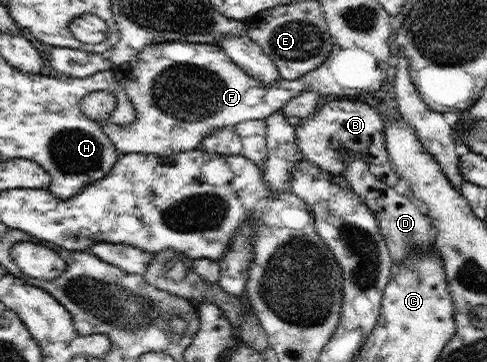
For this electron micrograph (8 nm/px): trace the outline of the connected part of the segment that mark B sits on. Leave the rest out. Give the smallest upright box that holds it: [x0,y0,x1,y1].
[294,99,399,187]

